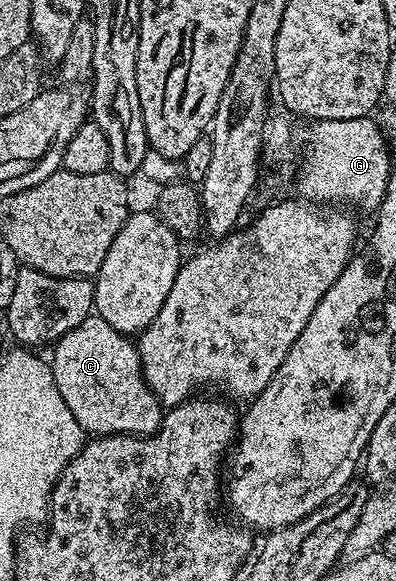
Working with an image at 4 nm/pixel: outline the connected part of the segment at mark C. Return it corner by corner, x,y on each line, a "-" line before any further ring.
94,313
79,321
75,329
57,340
52,351
55,385
63,401
67,401
67,409
75,413
75,421
79,421
82,432
93,437
148,437
161,428
161,400
147,385
138,344
130,336
111,329
101,315

